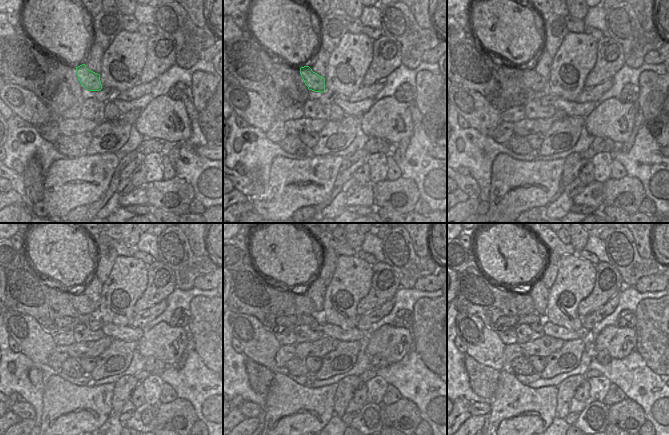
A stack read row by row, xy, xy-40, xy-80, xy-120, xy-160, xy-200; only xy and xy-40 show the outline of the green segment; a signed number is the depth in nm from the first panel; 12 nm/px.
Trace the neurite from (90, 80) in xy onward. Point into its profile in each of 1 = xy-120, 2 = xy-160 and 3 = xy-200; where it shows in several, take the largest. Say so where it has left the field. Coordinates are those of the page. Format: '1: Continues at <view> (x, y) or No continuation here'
1: Continues at xy-120 (81, 302)
2: Continues at xy-160 (304, 305)
3: Continues at xy-200 (524, 302)

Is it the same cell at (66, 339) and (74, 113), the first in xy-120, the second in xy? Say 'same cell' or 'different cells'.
same cell

